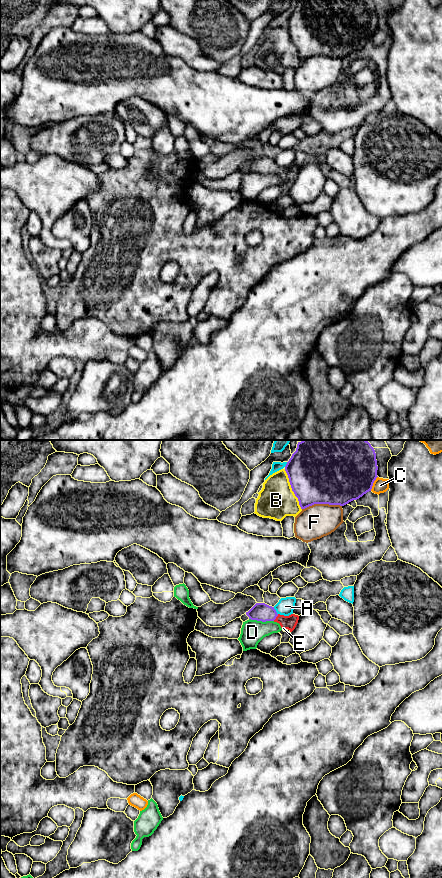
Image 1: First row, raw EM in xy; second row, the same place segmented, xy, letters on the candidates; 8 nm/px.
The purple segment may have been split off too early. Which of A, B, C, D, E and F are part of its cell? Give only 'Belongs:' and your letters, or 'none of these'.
Belongs: E

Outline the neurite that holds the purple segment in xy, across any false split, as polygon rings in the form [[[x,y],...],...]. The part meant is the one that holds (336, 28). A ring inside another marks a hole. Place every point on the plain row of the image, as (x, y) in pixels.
[[[296,0],[285,18],[301,61],[314,56],[344,58],[371,43],[377,28],[374,0]]]

